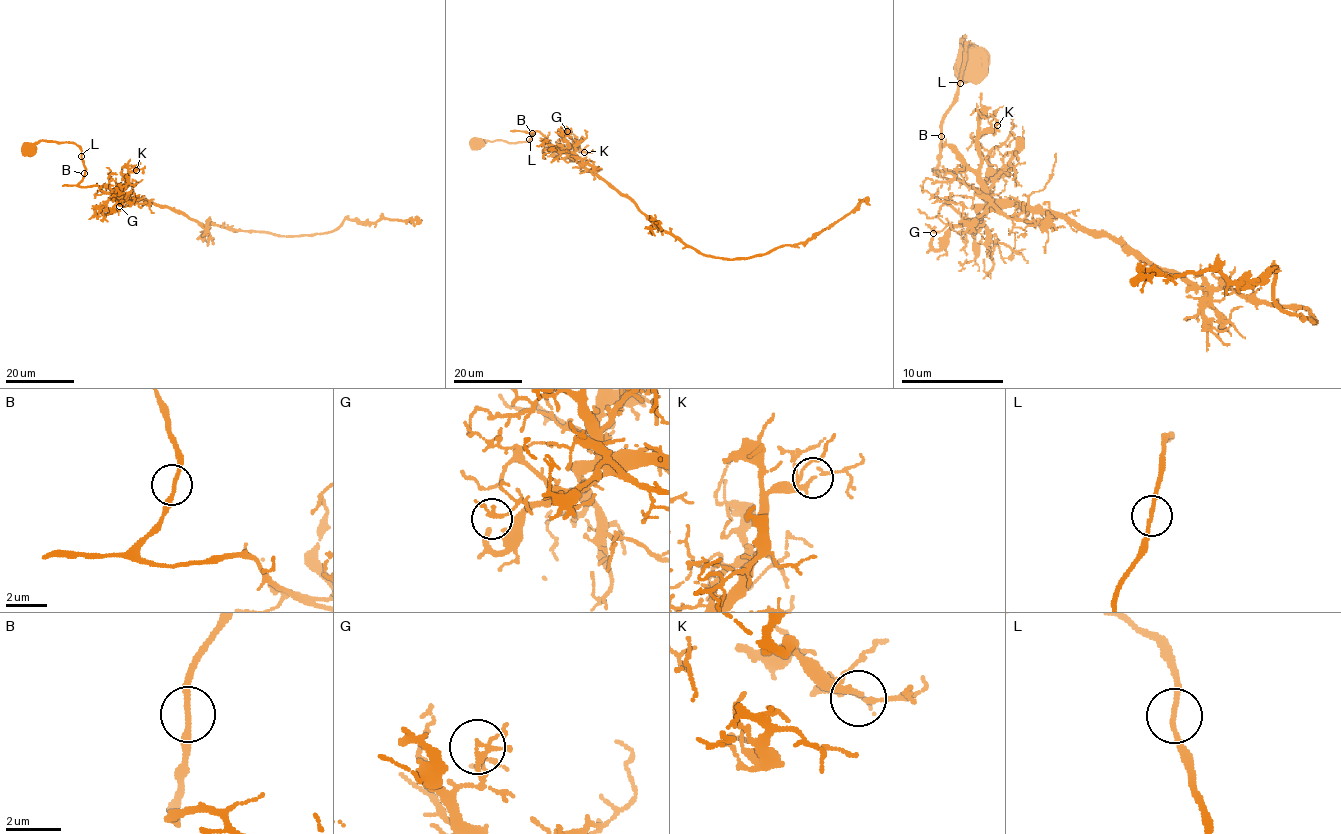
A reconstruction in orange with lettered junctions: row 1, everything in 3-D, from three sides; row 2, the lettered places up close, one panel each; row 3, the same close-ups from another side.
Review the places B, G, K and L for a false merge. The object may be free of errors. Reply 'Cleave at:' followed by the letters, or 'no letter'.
Cleave at: no letter

